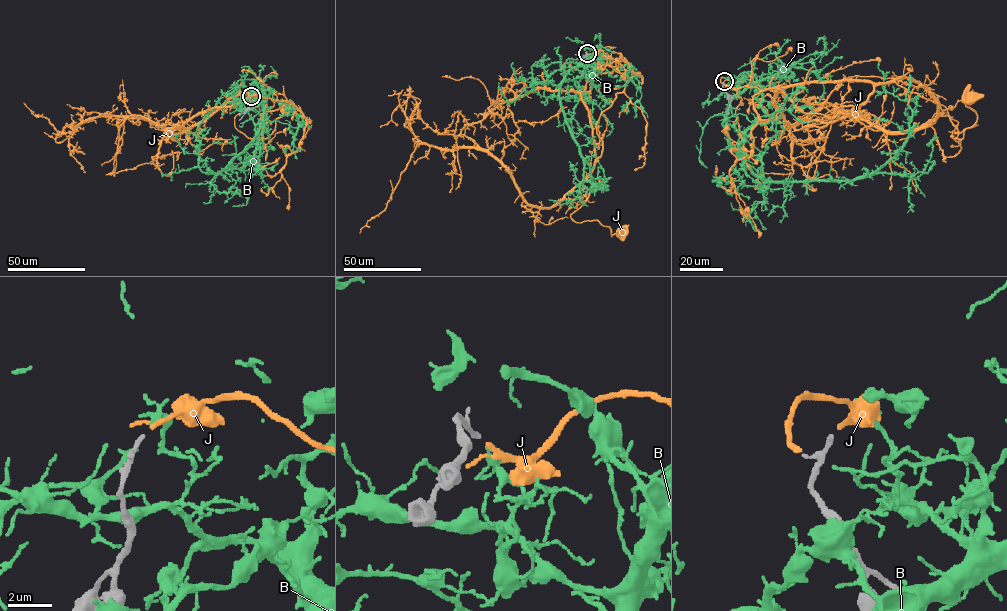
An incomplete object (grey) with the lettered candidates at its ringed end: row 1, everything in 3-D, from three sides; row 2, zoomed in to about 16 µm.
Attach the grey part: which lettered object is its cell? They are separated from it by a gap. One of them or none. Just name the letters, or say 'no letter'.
J

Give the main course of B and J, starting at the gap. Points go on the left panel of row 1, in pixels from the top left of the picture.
B: (252, 96), (263, 109), (259, 130), (223, 169), (247, 164), (258, 138), (252, 117), (236, 102), (235, 81)
J: (252, 96), (292, 102), (261, 120), (254, 97), (234, 119), (249, 138), (268, 137), (284, 108)

